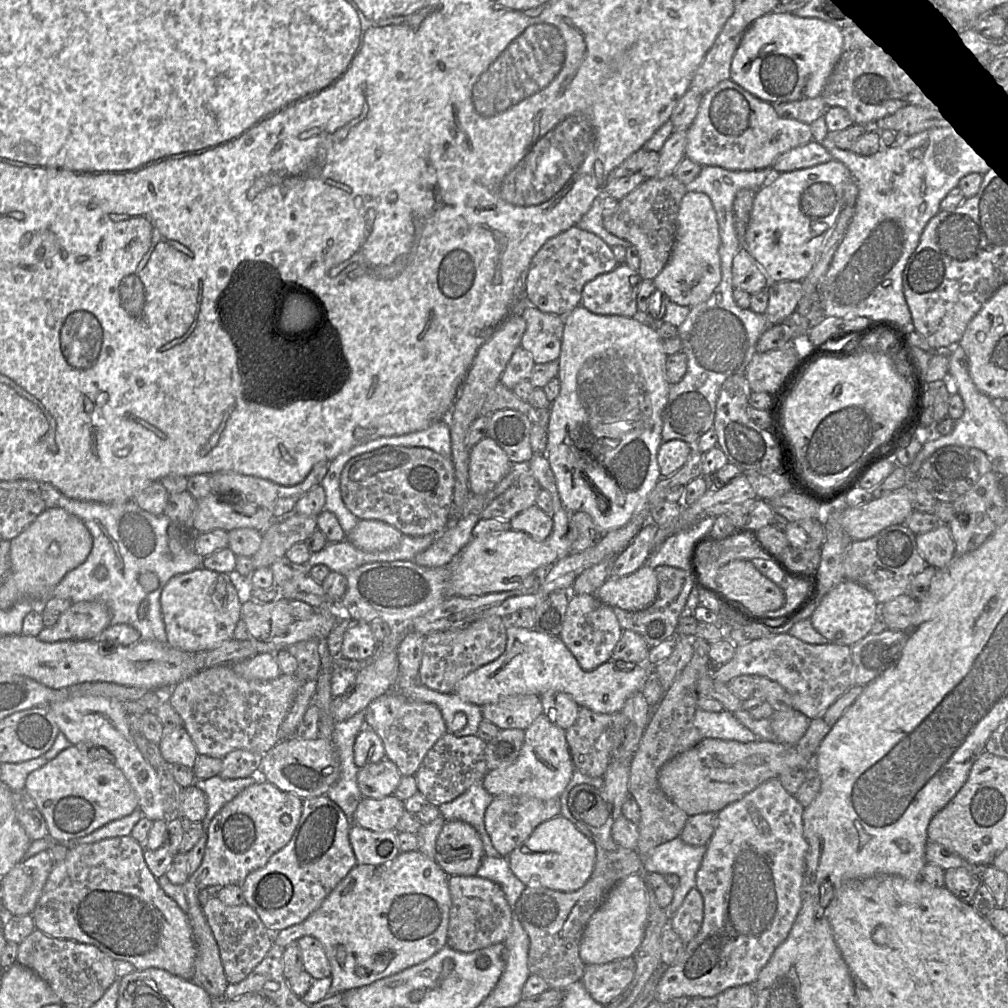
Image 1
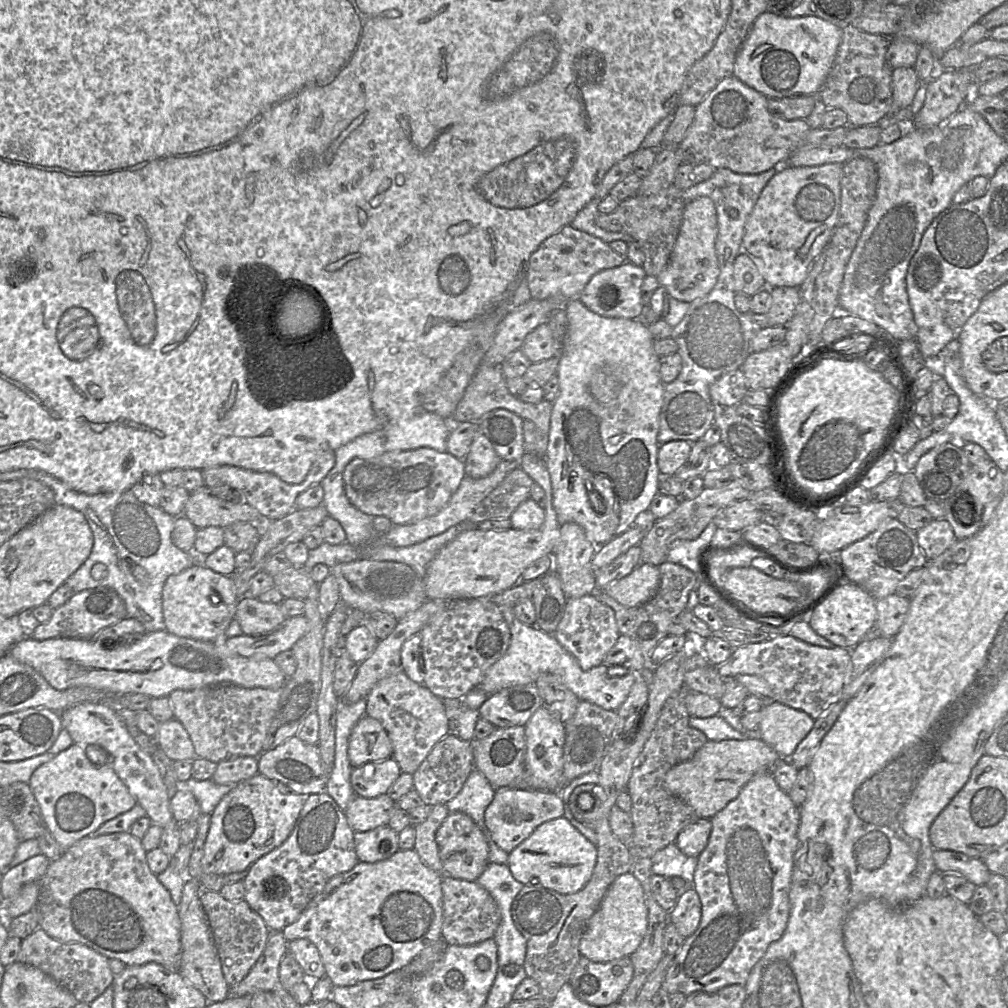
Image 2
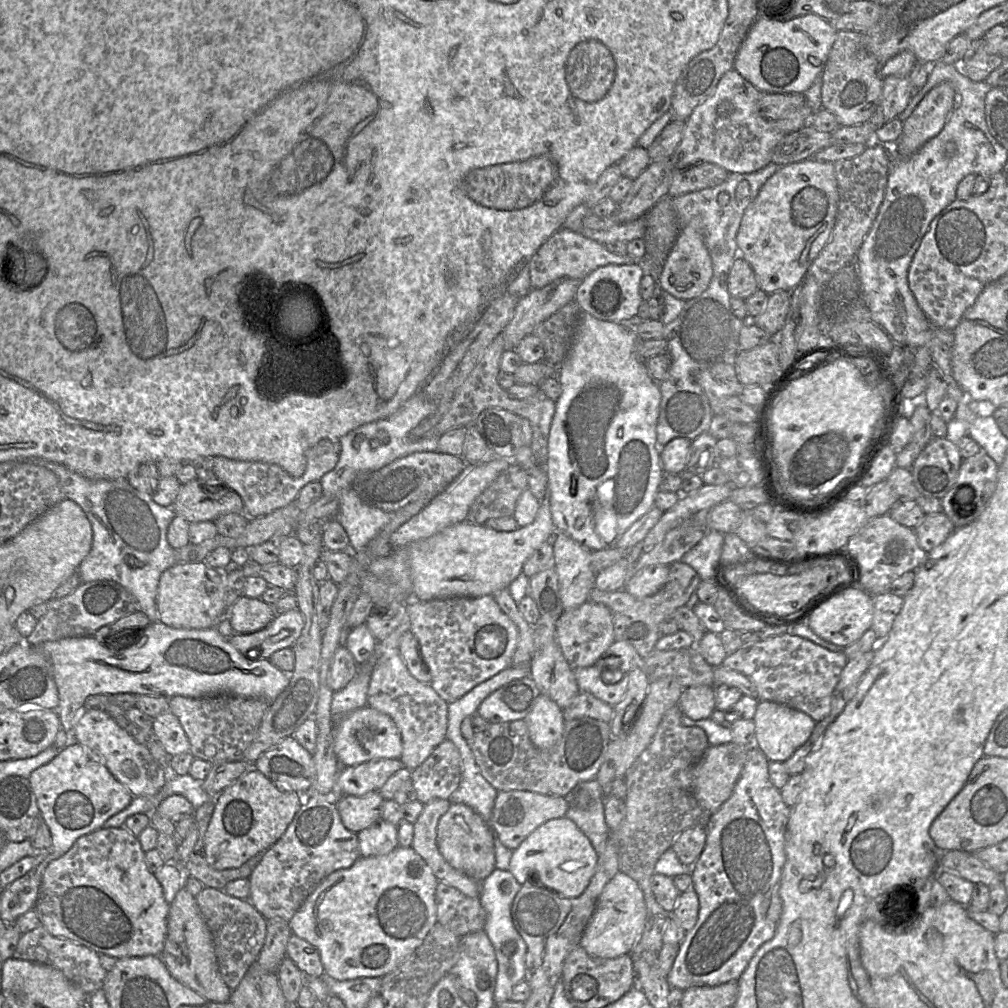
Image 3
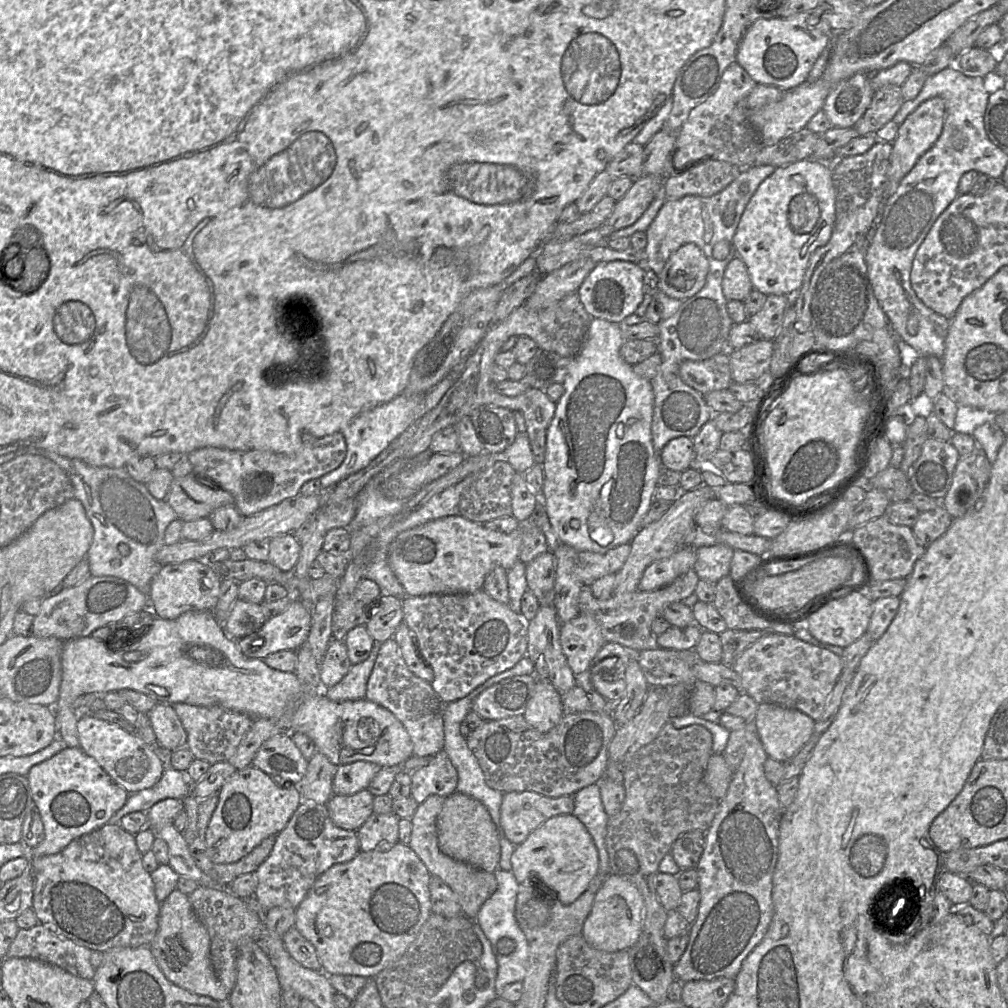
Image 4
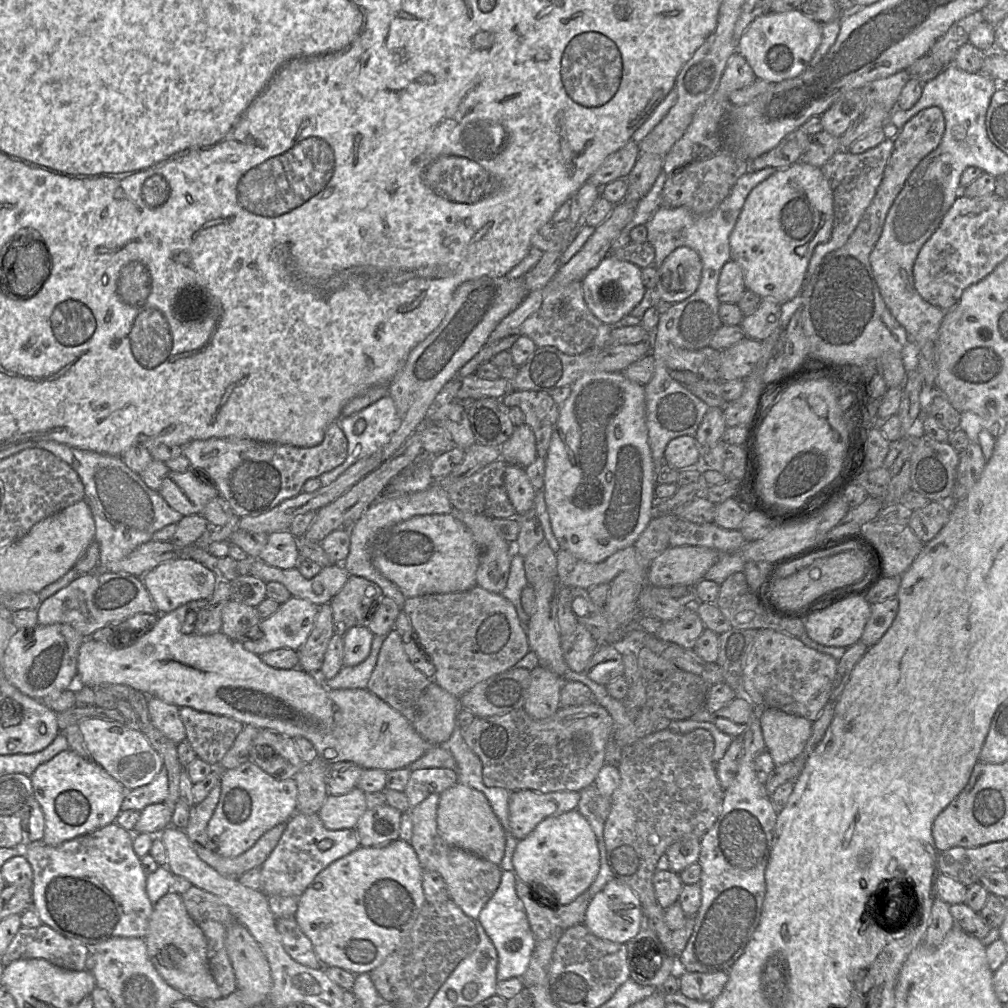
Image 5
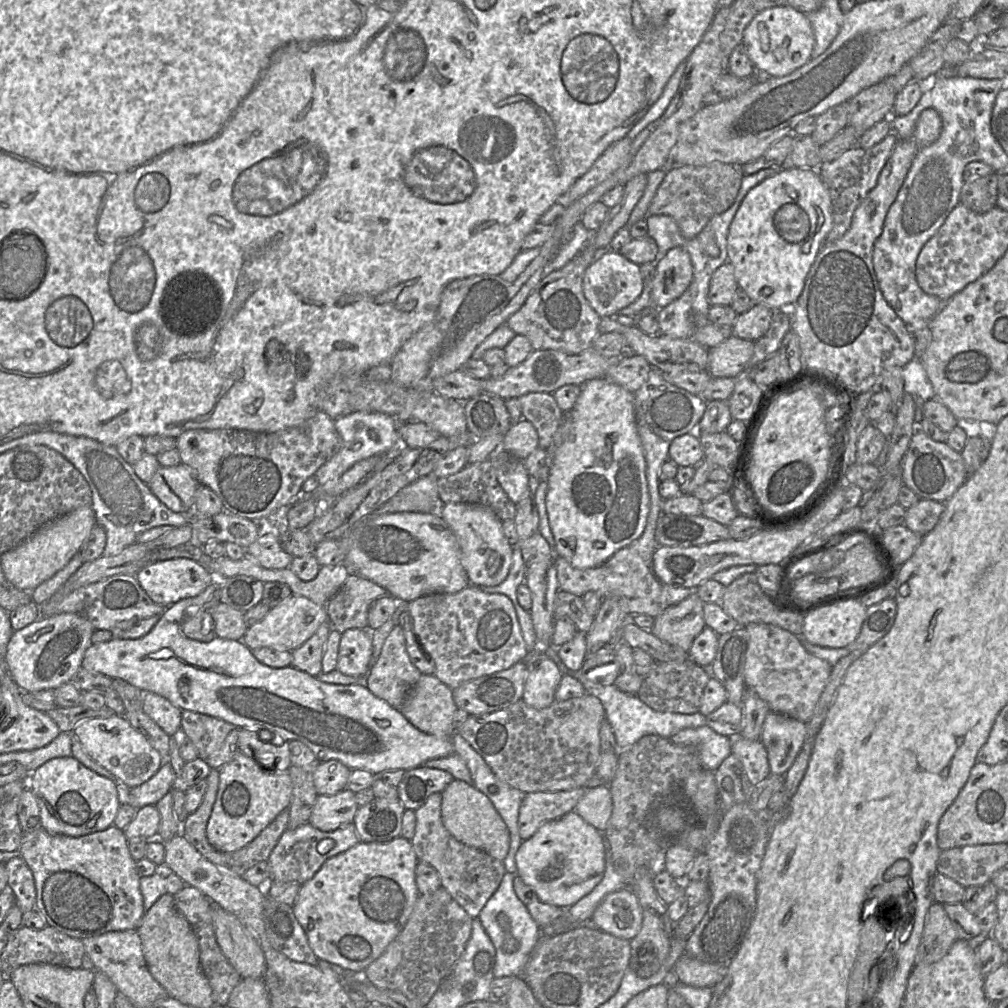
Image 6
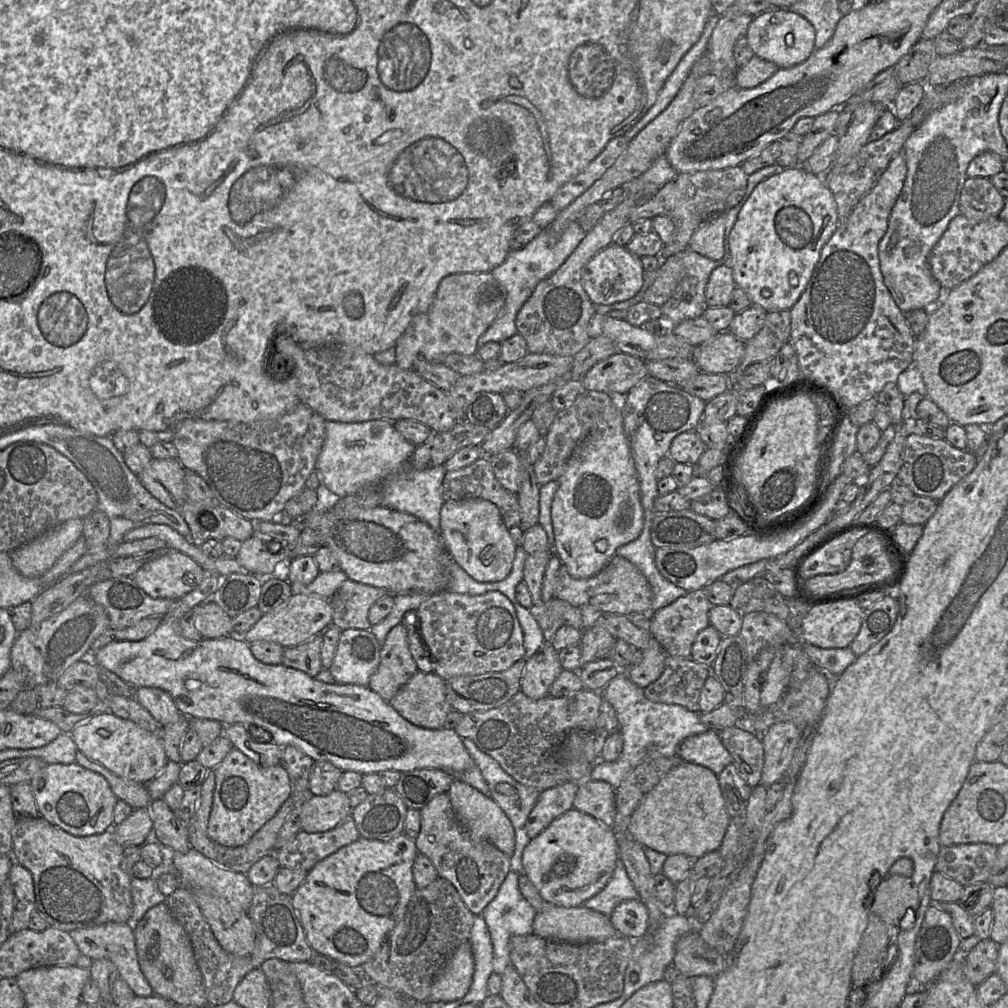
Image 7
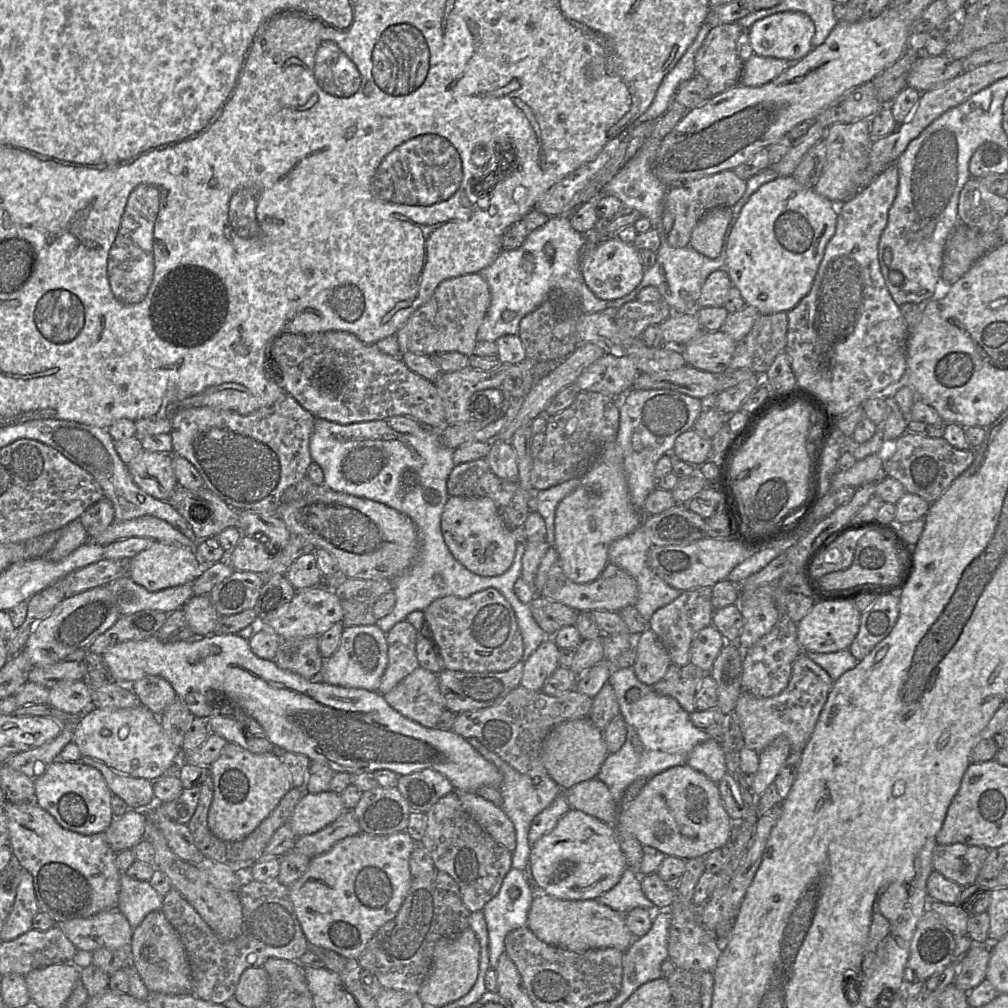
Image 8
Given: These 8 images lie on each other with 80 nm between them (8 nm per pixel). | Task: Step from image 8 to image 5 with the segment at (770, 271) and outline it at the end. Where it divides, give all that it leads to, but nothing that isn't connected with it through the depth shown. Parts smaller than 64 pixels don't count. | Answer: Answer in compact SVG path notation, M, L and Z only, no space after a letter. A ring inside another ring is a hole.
M797 162L787 168L777 169L774 174L759 183L750 191L738 216L736 224L729 236L731 259L738 263L738 265L741 267L746 289L753 291L760 296L761 299L775 300L779 304L799 296L804 285L804 278L813 251L818 244L827 242L829 240L833 228L833 222L833 193L827 179L822 173L821 168L804 162Z

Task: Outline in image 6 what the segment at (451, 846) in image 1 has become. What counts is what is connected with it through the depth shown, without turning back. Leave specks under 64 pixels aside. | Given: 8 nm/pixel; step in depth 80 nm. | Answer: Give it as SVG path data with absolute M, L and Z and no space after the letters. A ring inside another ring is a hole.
M456 779L441 794L442 821L449 833L463 844L483 850L493 858L503 861L509 851L510 834L490 799L473 784Z

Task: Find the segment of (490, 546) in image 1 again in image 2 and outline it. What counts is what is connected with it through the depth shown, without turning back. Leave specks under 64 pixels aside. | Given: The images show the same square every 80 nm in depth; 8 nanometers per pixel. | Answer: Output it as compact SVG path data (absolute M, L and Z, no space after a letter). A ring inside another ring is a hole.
M525 452L519 461L532 480L540 485L546 496L545 520L537 530L482 530L470 527L442 547L427 566L424 575L428 600L475 599L507 590L521 581L523 571L545 555L553 555L560 538L560 527L552 504L552 484L545 457Z

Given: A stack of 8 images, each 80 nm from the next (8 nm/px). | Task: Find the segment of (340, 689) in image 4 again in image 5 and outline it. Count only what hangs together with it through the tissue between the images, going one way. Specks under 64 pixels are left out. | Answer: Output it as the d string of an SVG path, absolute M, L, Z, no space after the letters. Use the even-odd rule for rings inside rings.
M373 636L368 657L357 666L343 666L334 678L323 681L324 685L328 689L366 689L385 637Z

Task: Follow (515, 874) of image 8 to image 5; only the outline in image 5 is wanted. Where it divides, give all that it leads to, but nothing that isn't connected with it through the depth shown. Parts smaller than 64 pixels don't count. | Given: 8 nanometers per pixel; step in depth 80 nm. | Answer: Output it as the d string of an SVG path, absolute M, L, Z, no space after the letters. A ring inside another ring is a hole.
M503 870L498 889L481 910L477 919L497 951L497 982L510 978L521 978L529 967L536 946L536 939L531 931L525 907L516 893L516 882L514 871Z

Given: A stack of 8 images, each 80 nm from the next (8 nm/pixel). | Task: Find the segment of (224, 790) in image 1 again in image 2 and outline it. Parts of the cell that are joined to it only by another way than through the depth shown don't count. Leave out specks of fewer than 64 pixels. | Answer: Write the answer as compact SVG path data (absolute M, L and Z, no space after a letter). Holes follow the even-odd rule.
M193 777L178 782L178 789L187 789L196 797L201 813L211 814L220 800L236 785L217 784L212 779L197 780Z

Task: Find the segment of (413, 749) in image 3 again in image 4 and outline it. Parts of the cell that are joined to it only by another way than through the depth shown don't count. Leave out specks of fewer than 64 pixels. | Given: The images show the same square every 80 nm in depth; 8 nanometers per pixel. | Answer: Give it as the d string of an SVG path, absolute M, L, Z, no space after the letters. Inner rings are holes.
M394 638L380 644L367 684L366 699L391 711L404 725L413 743L413 756L433 757L443 750L445 704L434 691L432 683L417 677L408 669Z

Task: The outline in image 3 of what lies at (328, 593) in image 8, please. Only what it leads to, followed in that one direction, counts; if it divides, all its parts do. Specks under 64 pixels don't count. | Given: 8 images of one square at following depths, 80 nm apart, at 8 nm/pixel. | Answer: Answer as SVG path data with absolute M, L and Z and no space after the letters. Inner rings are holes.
M294 609L276 617L265 628L248 634L234 633L230 644L250 660L267 659L284 648L292 648L304 628L304 617Z

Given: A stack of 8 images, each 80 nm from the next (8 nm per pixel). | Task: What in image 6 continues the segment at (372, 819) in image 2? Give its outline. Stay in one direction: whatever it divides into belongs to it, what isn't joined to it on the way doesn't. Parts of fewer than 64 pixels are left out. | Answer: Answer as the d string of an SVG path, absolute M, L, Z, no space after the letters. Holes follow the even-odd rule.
M348 789L332 796L318 795L308 823L323 832L331 832L352 824L358 808L355 793Z

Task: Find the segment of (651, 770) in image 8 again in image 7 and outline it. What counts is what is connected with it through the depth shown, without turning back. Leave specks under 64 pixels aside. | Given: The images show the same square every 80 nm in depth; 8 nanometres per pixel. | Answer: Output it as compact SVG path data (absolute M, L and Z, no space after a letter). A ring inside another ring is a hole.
M620 671L601 691L604 700L609 702L616 711L618 719L618 731L623 738L623 749L619 758L613 762L599 760L593 767L589 779L604 781L617 789L620 783L647 758L647 750L655 749L663 756L672 757L678 755L678 748L688 736L699 734L709 730L700 720L699 712L692 712L677 704L664 704L650 701L644 696L644 688L636 686L628 677L626 671Z

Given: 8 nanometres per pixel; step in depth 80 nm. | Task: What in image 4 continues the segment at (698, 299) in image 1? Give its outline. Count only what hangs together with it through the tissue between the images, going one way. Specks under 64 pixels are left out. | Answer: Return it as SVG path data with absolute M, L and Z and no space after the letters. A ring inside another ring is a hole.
M694 243L682 245L667 260L658 275L658 289L684 300L698 293L706 283L709 262Z

